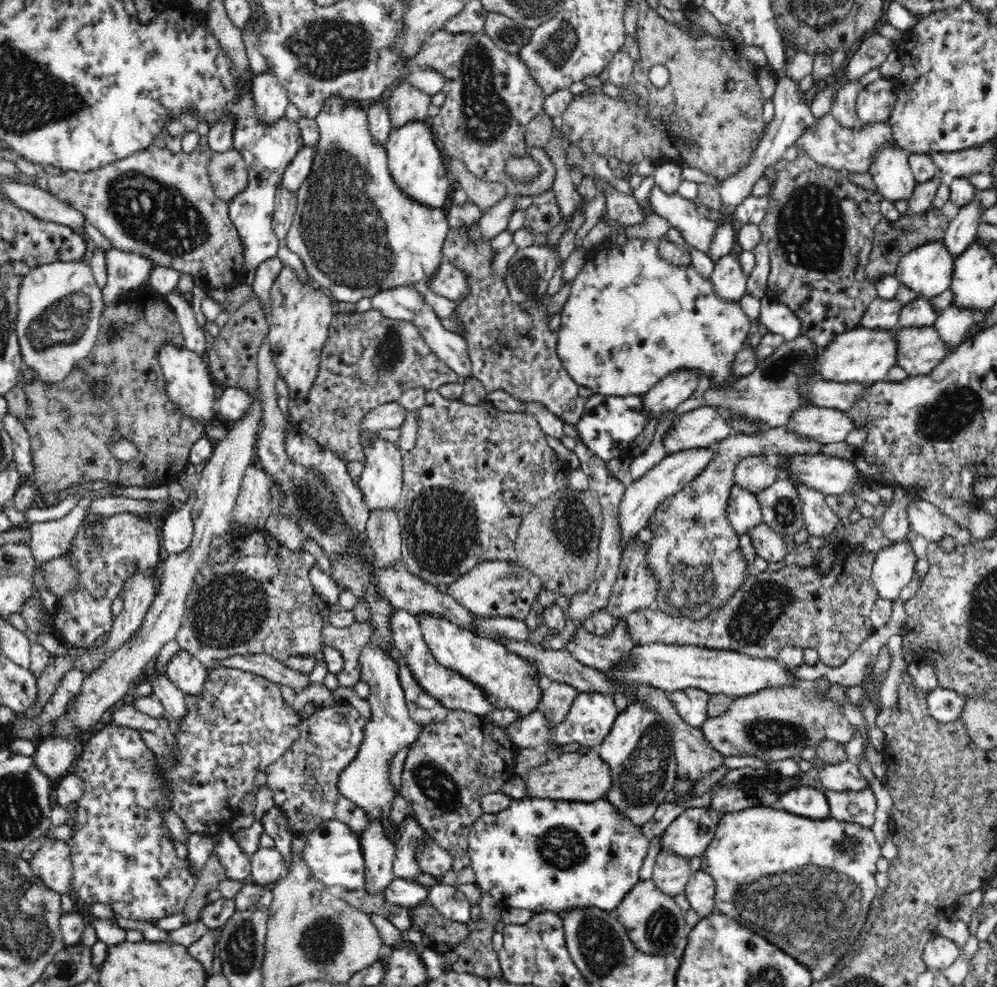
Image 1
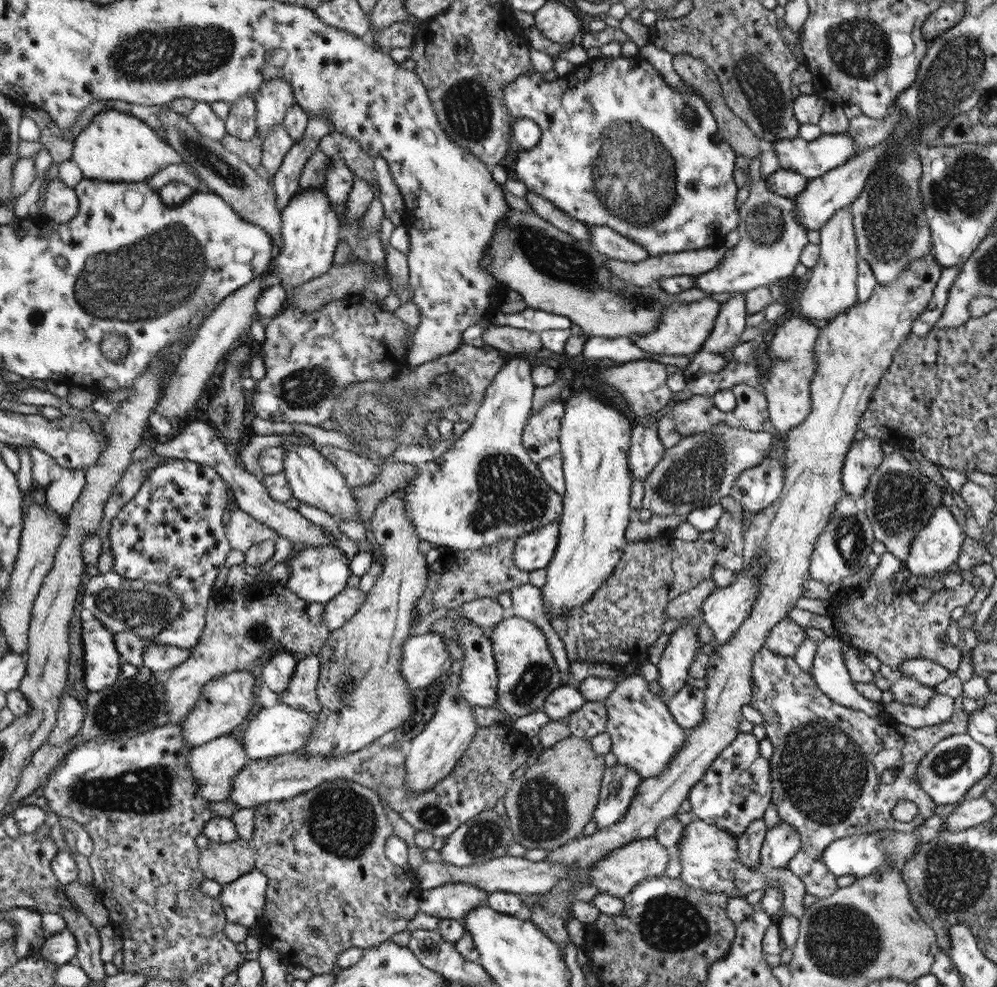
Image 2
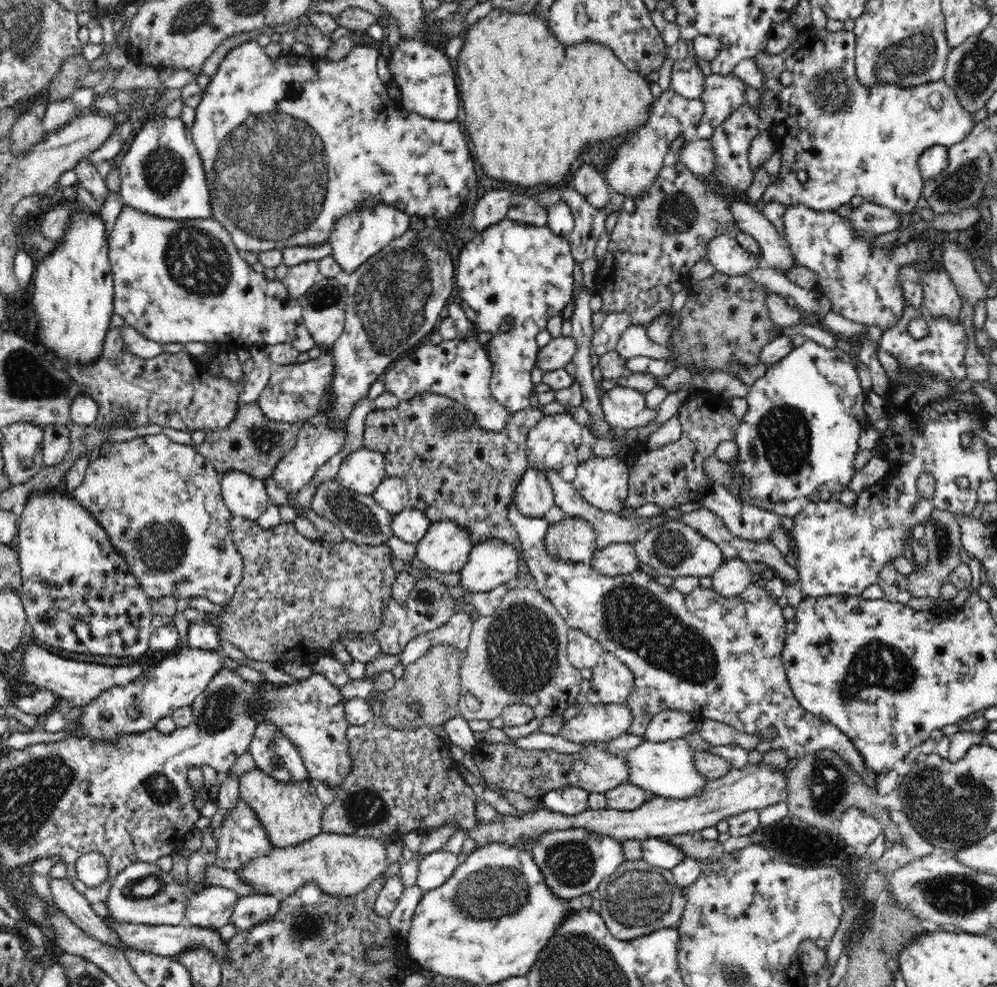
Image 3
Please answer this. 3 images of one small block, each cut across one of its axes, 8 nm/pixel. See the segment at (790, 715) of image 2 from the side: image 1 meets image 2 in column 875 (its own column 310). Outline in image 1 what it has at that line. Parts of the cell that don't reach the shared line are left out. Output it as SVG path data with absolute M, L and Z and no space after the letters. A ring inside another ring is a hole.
M337 701L333 707L319 707L317 711L303 719L298 740L276 761L265 768L266 786L272 790L273 800L283 815L291 832L309 833L322 822L340 821L354 832L360 833L370 826L370 817L362 807L340 793L338 778L358 754L366 721L358 709Z

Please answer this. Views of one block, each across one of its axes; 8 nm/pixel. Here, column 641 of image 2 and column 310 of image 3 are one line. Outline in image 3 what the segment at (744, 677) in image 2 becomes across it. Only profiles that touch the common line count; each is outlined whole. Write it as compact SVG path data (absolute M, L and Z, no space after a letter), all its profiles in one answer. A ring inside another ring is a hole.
M257 766L242 774L239 780L240 799L256 813L266 836L274 848L288 848L322 833L322 812L325 804L318 799L314 782L280 783L264 774Z

